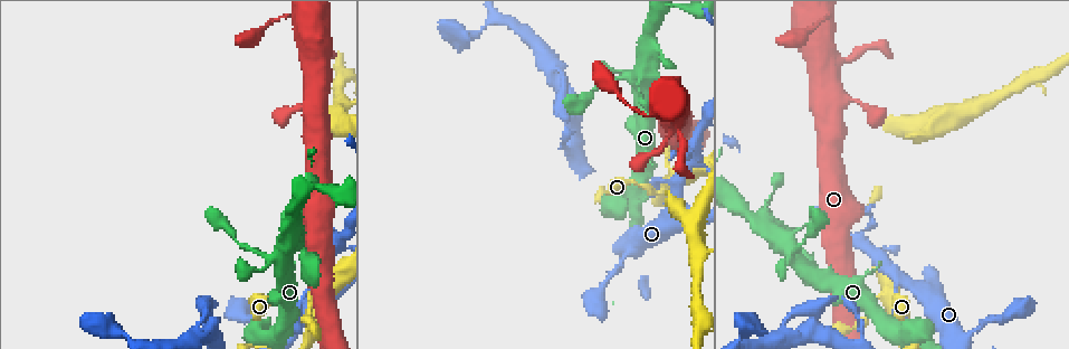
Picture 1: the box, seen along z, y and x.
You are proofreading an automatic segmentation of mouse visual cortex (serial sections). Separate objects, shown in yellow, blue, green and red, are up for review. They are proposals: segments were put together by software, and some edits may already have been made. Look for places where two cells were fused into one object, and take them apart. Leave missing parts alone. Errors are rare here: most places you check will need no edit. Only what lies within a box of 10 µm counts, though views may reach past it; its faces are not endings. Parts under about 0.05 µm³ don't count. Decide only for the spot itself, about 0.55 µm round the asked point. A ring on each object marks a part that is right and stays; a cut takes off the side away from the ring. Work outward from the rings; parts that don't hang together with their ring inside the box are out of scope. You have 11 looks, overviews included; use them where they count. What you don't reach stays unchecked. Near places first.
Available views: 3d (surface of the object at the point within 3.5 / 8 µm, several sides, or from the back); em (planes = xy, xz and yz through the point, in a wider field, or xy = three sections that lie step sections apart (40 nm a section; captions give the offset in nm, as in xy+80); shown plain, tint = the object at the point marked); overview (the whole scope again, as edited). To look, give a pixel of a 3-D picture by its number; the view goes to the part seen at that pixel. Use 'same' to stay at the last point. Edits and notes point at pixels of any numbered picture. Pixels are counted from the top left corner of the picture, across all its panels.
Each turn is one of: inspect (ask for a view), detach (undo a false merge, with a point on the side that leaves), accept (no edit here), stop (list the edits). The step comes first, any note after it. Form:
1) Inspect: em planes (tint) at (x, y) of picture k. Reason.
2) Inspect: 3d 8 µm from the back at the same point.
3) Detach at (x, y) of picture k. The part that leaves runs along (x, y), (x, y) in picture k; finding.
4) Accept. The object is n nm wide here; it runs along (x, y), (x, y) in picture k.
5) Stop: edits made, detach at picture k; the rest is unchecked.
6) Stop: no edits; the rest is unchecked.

Inspect: 3d 3.5 µm at (916, 333) of picture 1. Abrupt turn.

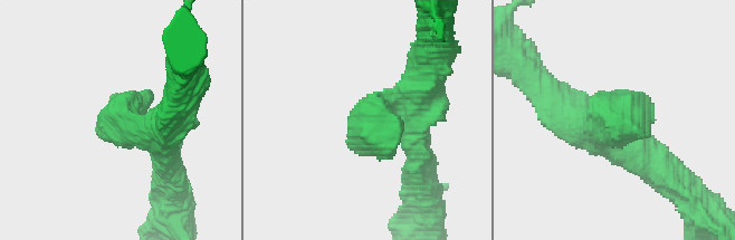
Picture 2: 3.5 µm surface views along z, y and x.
Inspect: em xy step 1 (tint) at (123, 122) of picture 2. Need the tissue.

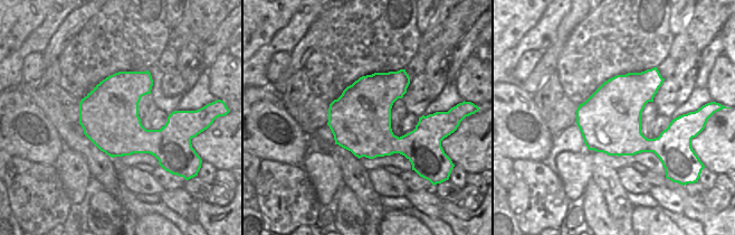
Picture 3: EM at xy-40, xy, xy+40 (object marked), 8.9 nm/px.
Inspect: em xy step 3 (tint) at the same point. Another direction.

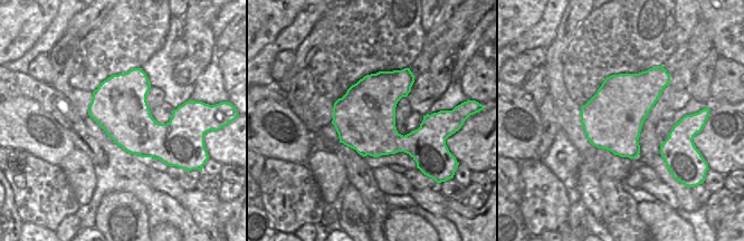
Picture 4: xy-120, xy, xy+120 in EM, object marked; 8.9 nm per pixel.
Accept. It runs along (420, 84), (372, 118), (393, 155) in picture 2; one cell here.

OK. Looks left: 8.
Inspect: em planes (tint) at (895, 288) of picture 1. Thin neck.

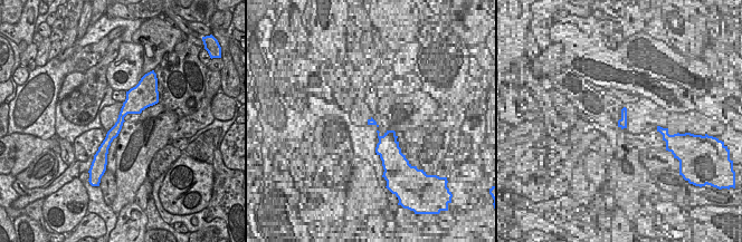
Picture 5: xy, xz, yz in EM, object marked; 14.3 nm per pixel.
Inspect: 3d 3.5 µm at the same point.

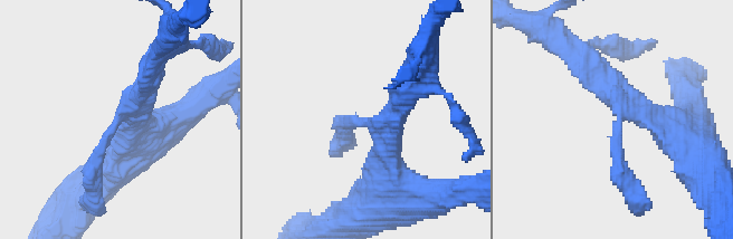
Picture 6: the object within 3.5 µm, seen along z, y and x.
Accept. It runs along (142, 92), (122, 114), (103, 149) in picture 5; all the same cell.

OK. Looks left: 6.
Inspect: 3d 3.5 µm at (294, 222) of picture 1. Thick turns thin.

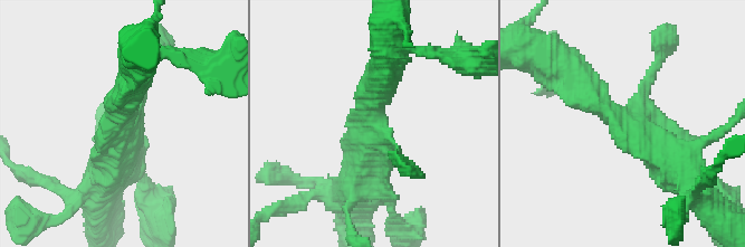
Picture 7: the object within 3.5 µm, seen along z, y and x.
Inspect: em xy step 1 (tint) at (119, 128) of picture 7. Shape alone is not enough.

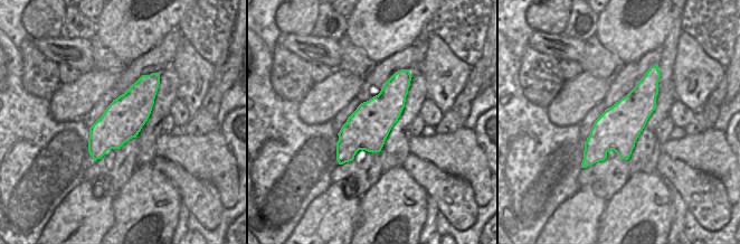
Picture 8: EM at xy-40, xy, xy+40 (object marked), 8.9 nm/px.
Accept. All the same cell.

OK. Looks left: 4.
Inspect: 3d 3.5 µm from the back at (815, 19) of picture 1. Sharp bend.

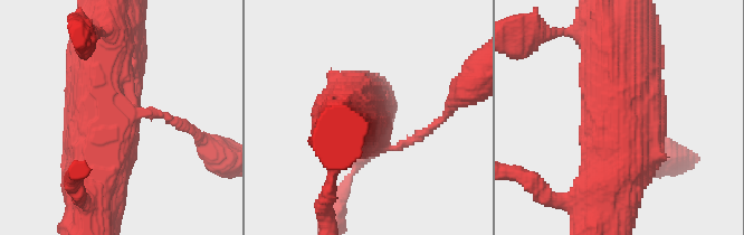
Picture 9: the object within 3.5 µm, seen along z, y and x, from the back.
Inspect: em planes (tint) at (100, 124) of picture 9.

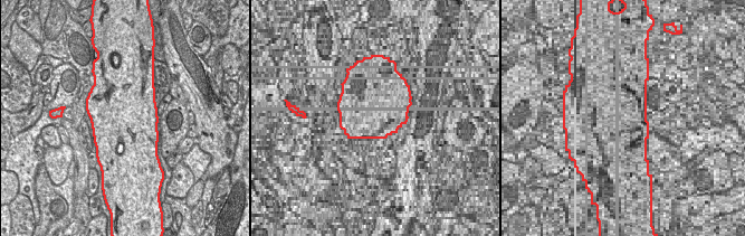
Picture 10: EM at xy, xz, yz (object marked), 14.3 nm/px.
Inspect: em xy step 5 (tint) at the same point.

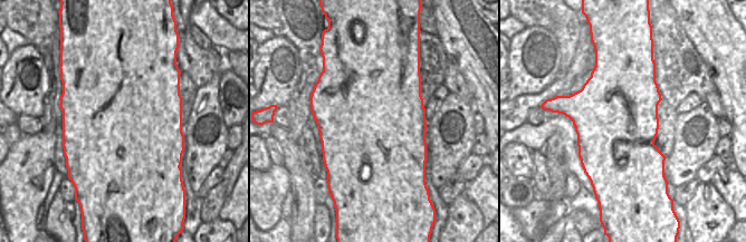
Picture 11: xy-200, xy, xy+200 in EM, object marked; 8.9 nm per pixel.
Accept. It runs along (92, 197), (102, 125), (164, 115) in picture 9; continuous, no second cell.

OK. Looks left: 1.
Stop: no edits; the rest is unchecked.

